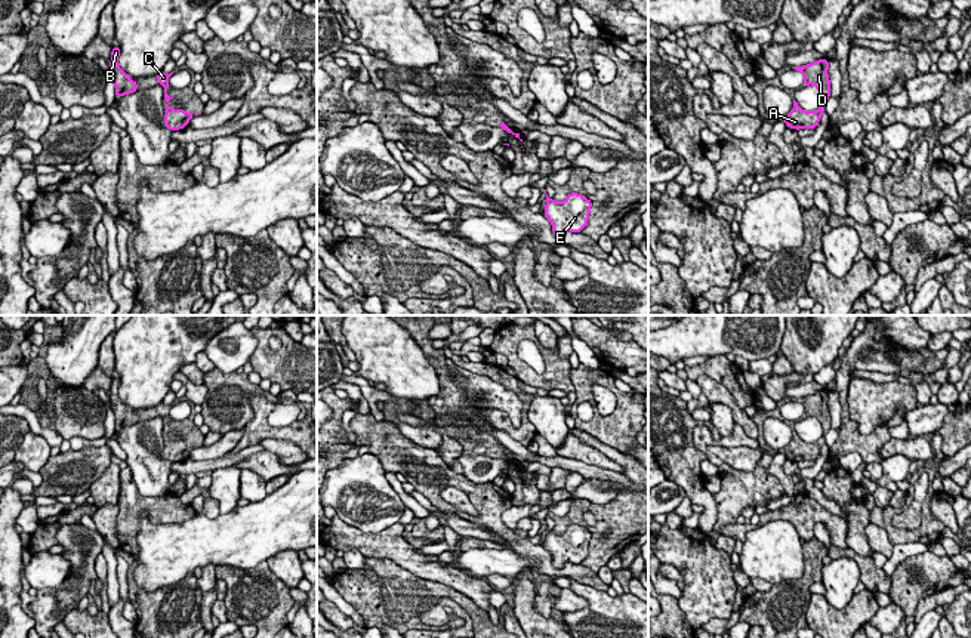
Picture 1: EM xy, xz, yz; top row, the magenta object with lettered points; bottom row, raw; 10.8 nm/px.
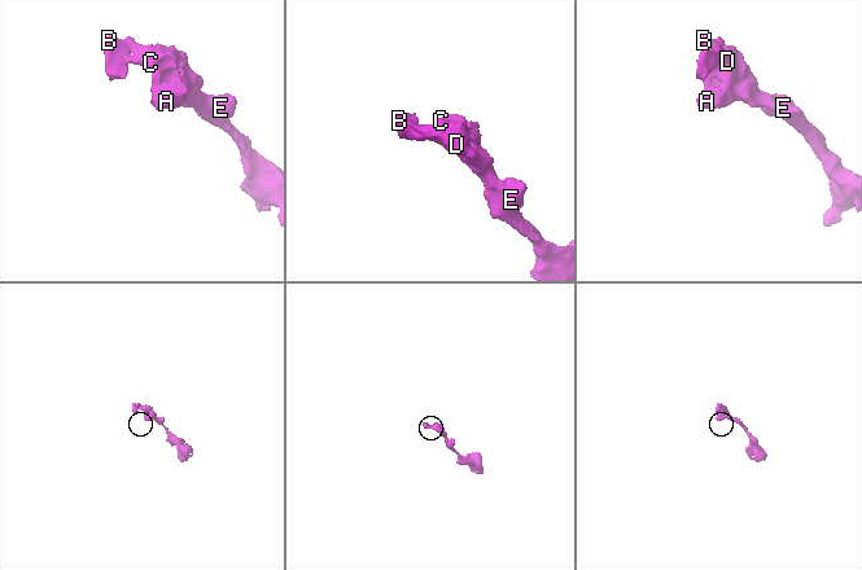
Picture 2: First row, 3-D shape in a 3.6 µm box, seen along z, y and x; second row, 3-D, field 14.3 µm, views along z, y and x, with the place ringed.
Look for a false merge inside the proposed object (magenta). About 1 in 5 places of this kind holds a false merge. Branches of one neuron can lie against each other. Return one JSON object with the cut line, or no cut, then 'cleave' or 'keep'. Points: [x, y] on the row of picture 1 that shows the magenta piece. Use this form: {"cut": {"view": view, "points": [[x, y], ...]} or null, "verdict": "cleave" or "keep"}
{"cut": null, "verdict": "keep"}

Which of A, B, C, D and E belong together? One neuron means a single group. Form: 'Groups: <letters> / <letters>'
Groups: A B C D E

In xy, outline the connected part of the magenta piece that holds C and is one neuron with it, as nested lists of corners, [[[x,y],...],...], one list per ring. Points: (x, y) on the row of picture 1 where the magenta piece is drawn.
[[[161,71],[161,73],[157,74],[157,81],[164,86],[164,99],[166,99],[164,124],[170,130],[179,130],[182,127],[187,127],[188,126],[188,121],[194,115],[198,115],[198,113],[192,114],[192,113],[188,113],[188,111],[182,111],[181,108],[179,110],[173,110],[173,108],[169,107],[169,101],[173,99],[173,96],[170,98],[169,93],[167,93],[167,87],[170,86],[169,84],[169,77],[172,74],[173,73],[164,74]]]

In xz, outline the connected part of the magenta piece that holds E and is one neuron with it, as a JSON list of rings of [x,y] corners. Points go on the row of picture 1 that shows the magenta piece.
[[[571,192],[562,203],[557,203],[546,194],[546,206],[543,215],[552,224],[554,235],[562,237],[565,231],[582,232],[588,225],[592,201],[585,195]]]

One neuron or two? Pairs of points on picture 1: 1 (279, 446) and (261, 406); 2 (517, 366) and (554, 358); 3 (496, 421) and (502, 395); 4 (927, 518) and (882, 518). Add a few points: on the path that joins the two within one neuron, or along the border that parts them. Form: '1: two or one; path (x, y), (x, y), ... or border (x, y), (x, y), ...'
1: two; border (258, 443), (283, 438), (301, 450)
2: one; path (527, 375), (543, 376), (551, 369)
3: two; border (486, 415), (493, 409), (501, 409), (514, 427)
4: one; path (919, 532), (916, 535), (897, 535), (894, 532)

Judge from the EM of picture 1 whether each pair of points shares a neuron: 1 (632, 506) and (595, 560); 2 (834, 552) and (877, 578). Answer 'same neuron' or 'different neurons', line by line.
1: same neuron
2: same neuron

